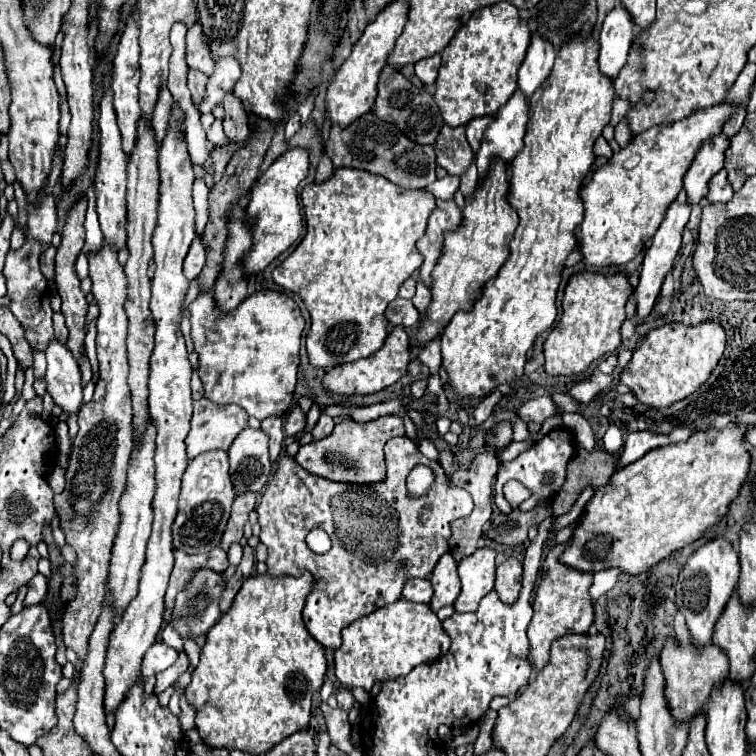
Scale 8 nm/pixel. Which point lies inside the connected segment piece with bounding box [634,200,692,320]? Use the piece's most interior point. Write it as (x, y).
(658, 260)

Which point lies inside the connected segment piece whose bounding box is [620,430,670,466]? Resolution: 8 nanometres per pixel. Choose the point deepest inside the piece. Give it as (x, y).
(637, 444)

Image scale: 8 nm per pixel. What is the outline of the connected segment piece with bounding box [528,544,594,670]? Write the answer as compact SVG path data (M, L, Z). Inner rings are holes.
M558 544L550 548L542 562L540 570L540 582L536 586L534 596L534 616L528 624L528 640L530 640L530 652L528 662L534 670L542 670L550 660L550 644L560 638L562 634L586 634L590 624L594 622L594 610L592 600L588 594L588 588L592 586L592 574L578 574L578 570L568 570L566 566L560 566L558 556L564 552L568 544Z

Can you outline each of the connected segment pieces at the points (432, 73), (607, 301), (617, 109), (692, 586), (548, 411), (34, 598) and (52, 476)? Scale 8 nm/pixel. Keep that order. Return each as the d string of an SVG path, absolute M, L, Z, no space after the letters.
M434 54L426 60L420 60L414 64L416 76L424 82L424 84L434 84L436 76L438 76L438 68L440 68L440 54Z
M580 272L574 274L564 290L562 298L562 316L550 336L544 342L544 370L550 376L566 376L584 372L594 360L600 360L604 354L614 352L620 342L620 326L626 320L624 304L632 294L632 286L624 274L592 274Z
M616 98L614 100L614 108L612 108L612 120L610 120L610 124L616 126L626 116L628 110L630 110L630 104L626 100L622 100L622 98Z
M718 536L710 542L706 542L704 546L700 546L686 560L684 568L680 570L680 578L678 578L678 584L676 584L676 606L686 616L686 624L688 624L692 642L698 648L712 642L714 624L720 618L720 614L726 606L726 600L730 598L730 594L736 588L738 576L740 576L738 554L732 548L732 544L728 540L724 540L722 536Z
M540 396L534 400L524 402L520 408L516 408L516 416L524 422L536 422L542 424L546 418L556 414L556 404L550 396Z
M36 574L30 582L28 582L28 592L24 598L24 606L32 606L32 604L40 604L42 598L48 592L48 580L42 574Z
M59 465L54 466L47 475L47 482L55 494L63 492L66 485L65 470Z

